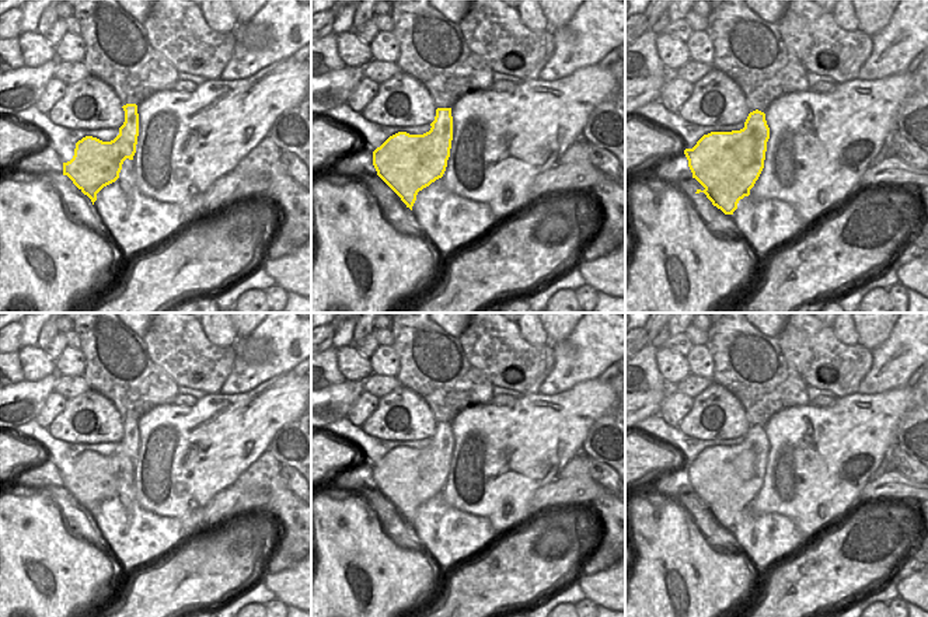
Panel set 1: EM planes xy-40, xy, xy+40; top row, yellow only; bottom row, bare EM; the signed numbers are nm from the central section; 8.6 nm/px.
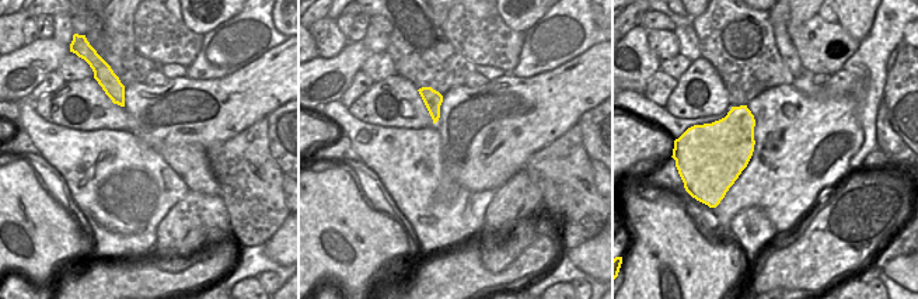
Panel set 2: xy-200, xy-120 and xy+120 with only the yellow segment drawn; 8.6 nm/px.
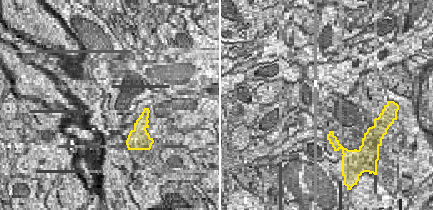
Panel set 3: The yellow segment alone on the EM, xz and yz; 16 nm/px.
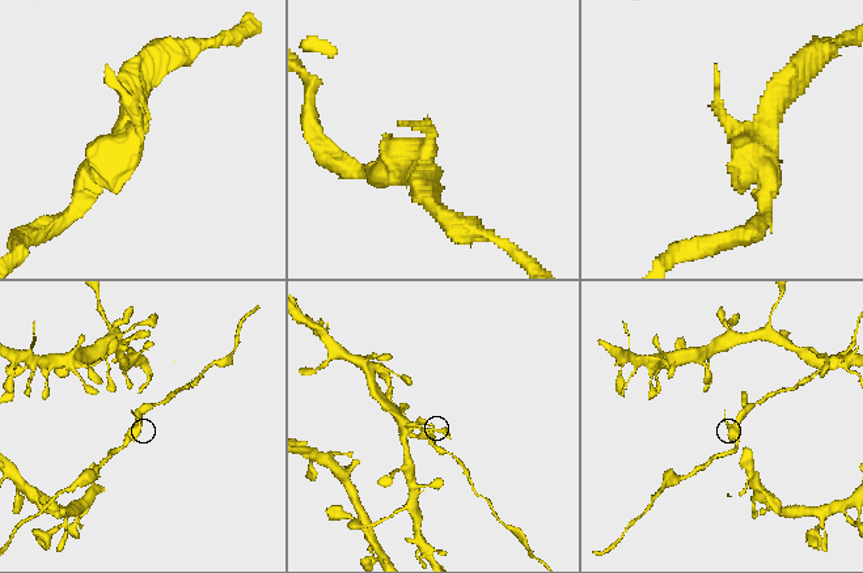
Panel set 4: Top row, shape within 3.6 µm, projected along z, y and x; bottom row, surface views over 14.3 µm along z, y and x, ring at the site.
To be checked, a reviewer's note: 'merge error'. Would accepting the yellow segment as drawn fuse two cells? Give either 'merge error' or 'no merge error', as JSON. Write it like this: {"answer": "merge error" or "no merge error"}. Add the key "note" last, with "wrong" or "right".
{"answer": "merge error", "note": "right"}

